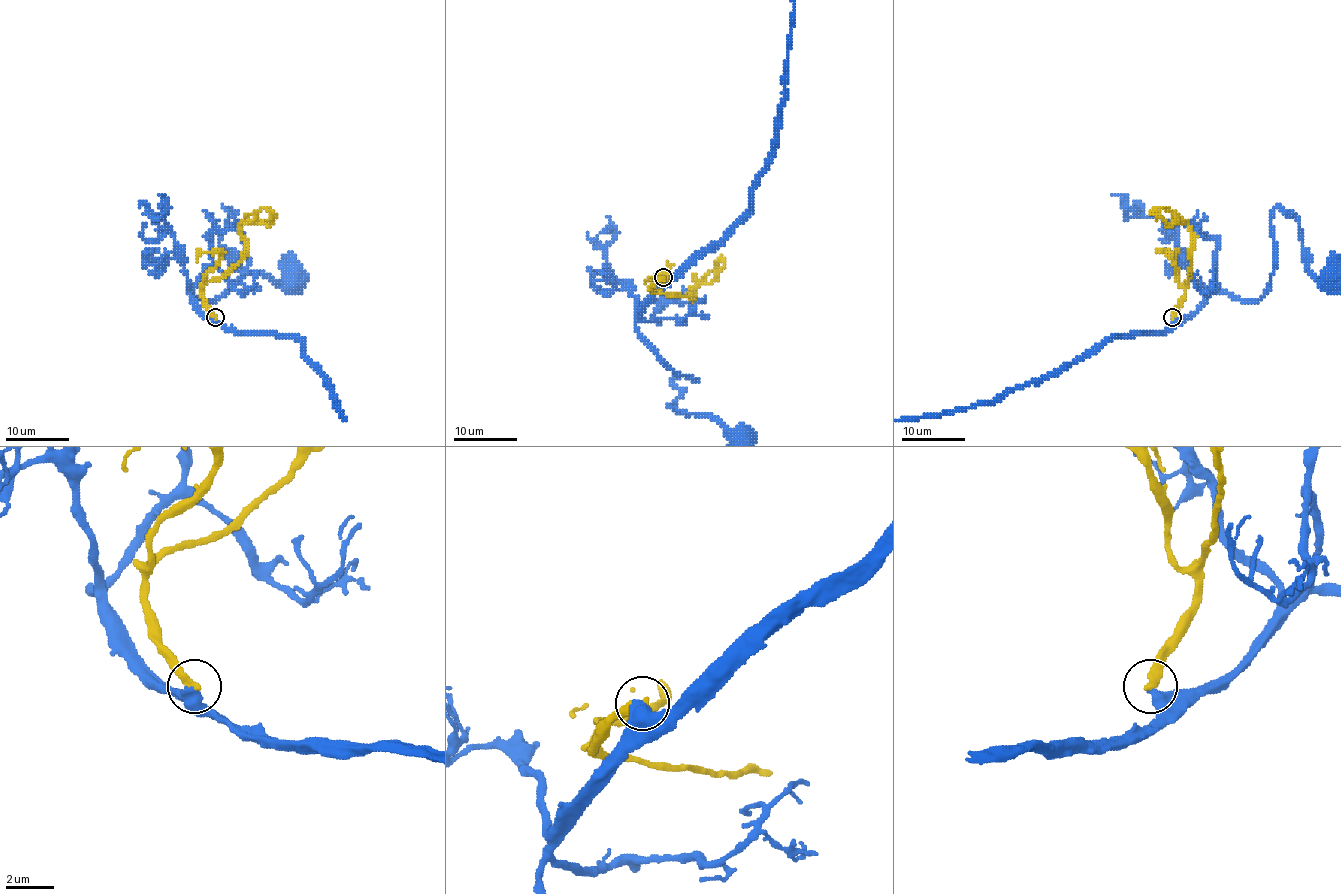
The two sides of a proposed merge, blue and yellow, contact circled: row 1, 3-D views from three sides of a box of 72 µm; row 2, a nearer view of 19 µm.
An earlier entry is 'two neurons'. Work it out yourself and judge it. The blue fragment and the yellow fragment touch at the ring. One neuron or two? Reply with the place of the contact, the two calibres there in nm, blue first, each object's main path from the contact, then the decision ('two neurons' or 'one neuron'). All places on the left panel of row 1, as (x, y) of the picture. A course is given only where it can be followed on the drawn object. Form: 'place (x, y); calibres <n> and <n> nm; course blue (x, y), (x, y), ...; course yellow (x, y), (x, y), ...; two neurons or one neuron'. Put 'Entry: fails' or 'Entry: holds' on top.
Entry: holds
place (215, 317); calibres 480 and 360 nm; course blue (215, 316), (188, 292), (215, 300), (247, 265), (224, 208), (220, 250), (294, 283); course yellow (215, 316), (202, 288), (240, 259), (240, 226), (270, 223), (275, 216), (267, 219); two neurons

